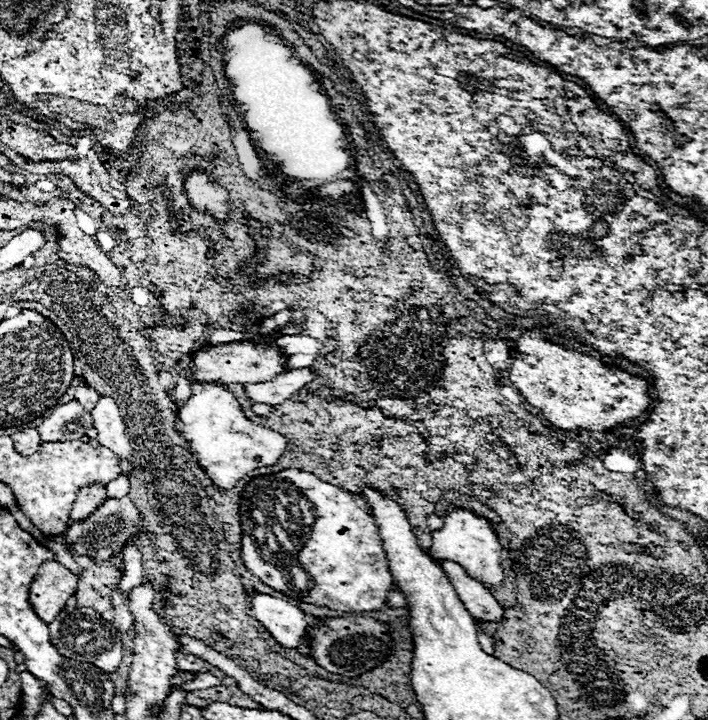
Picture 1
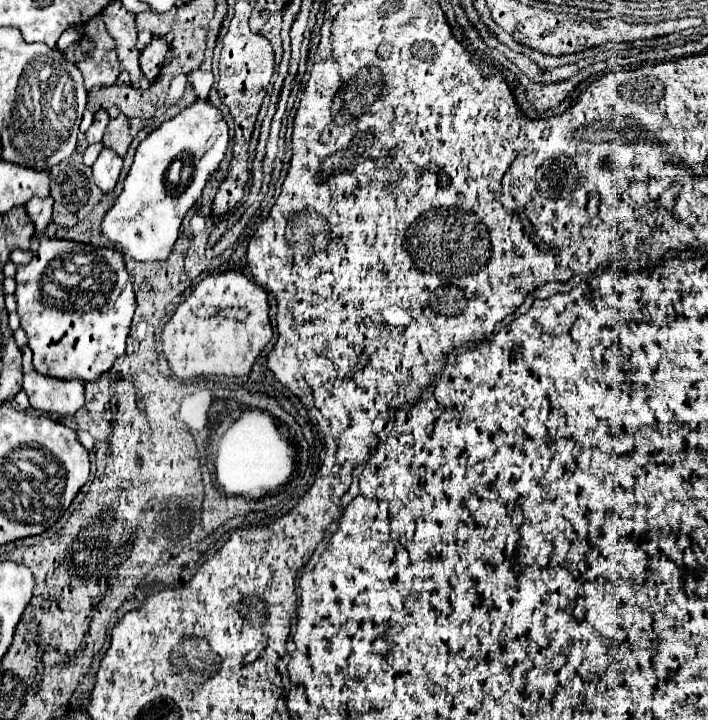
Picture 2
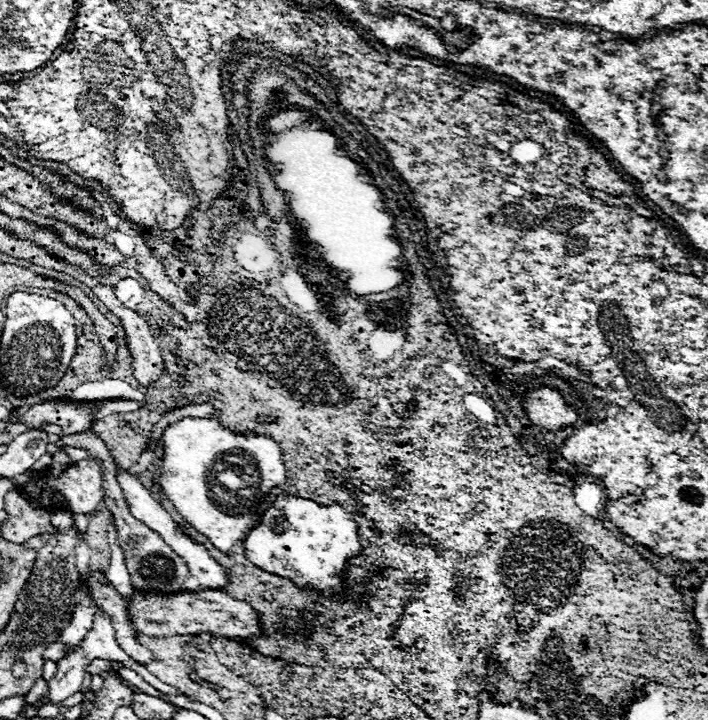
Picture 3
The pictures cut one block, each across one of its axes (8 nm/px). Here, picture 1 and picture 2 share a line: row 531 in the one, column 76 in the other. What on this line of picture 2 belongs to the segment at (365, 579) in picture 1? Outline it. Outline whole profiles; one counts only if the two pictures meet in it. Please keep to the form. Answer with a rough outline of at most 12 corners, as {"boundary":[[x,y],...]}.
{"boundary":[[40,238],[16,268],[34,366],[96,380],[136,310],[118,250]]}

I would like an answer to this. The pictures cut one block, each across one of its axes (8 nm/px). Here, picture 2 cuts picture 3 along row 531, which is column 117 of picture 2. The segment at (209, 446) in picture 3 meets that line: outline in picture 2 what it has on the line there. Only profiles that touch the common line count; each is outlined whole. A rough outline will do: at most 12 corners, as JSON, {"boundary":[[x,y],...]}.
{"boundary":[[196,100],[138,146],[102,234],[166,260],[224,158],[228,126]]}

